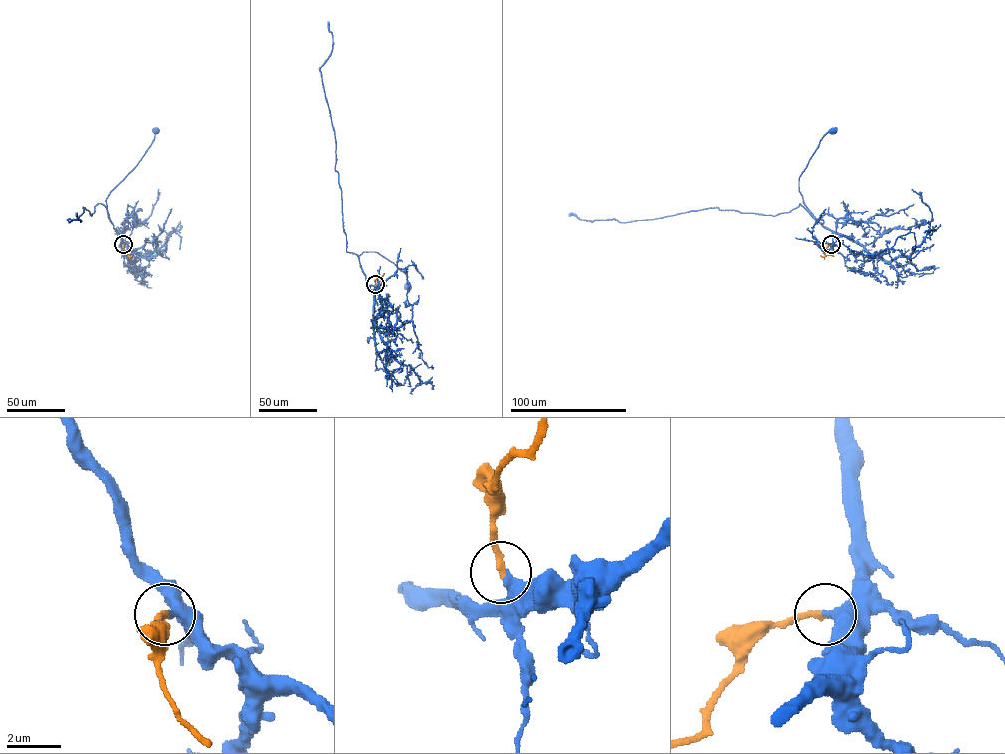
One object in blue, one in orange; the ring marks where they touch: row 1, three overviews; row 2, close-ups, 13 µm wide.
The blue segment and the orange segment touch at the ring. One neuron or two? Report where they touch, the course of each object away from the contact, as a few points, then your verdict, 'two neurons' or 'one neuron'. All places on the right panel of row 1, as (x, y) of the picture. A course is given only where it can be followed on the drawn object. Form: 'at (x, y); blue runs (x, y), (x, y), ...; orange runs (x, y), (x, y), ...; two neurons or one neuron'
at (831, 244); blue runs (831, 244), (833, 233), (804, 203), (799, 179), (821, 138), (834, 130); orange runs (831, 244), (824, 253), (833, 256); one neuron

